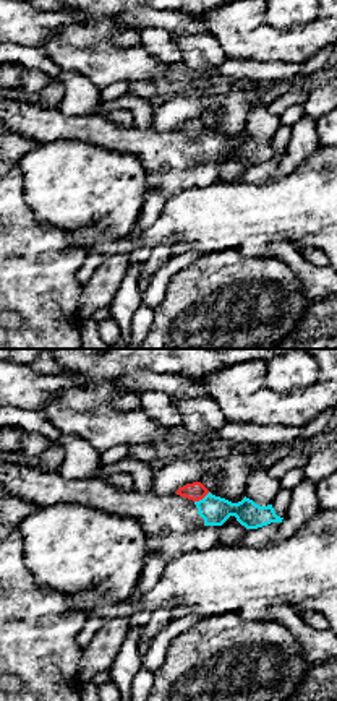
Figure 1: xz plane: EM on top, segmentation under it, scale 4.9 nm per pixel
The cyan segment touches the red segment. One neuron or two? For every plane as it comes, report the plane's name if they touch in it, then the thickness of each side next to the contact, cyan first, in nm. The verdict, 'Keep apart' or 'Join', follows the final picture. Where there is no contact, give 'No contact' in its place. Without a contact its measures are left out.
Touches cyan in xz. Thickness 140 nm (cyan) against 90 nm

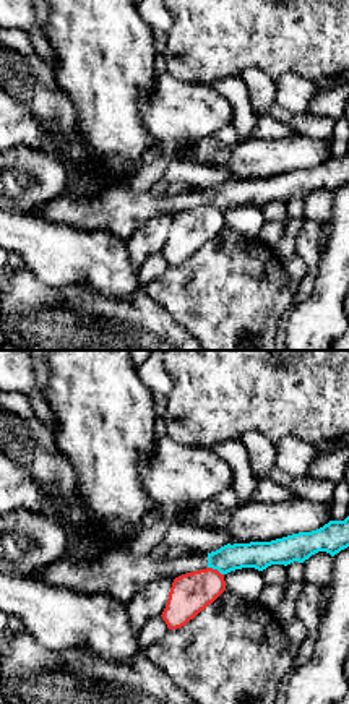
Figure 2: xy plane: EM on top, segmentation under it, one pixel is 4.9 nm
Touches cyan in xy. Thickness 140 nm (cyan) against 200 nm

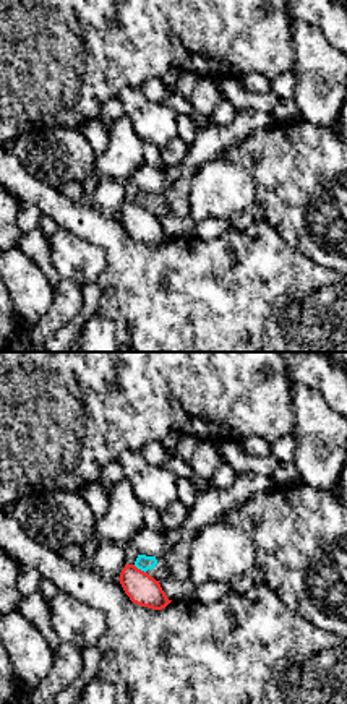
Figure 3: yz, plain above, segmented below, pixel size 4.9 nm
Touches cyan in yz. Thickness 70 nm (cyan) against 150 nm

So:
Keep apart

